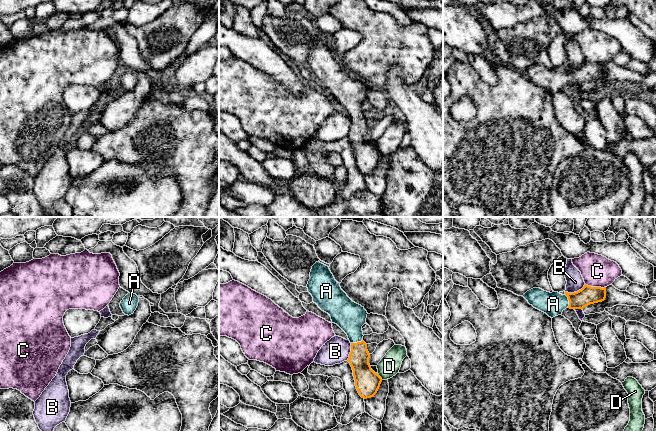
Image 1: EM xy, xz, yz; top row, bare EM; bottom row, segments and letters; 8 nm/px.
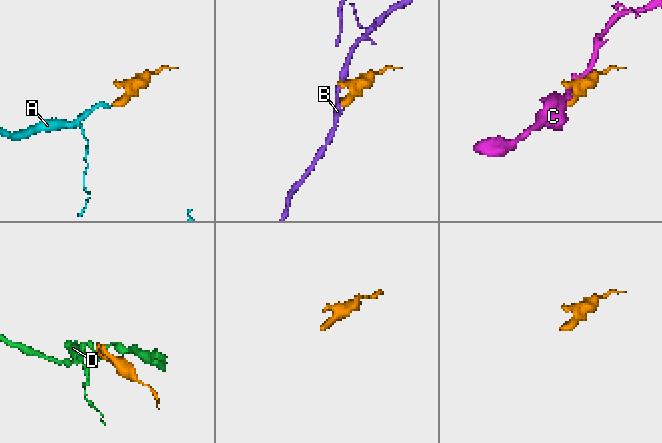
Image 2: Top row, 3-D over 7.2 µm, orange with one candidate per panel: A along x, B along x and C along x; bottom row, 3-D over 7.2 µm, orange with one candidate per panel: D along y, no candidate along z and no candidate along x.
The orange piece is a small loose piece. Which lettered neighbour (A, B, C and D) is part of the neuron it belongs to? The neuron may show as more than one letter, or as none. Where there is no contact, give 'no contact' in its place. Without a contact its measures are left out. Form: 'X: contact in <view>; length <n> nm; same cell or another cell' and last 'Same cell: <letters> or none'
A: contact in yz; length 120 nm; same cell
B: contact in yz; length 180 nm; another cell
C: contact in yz; length 170 nm; another cell
D: contact in xz; length 70 nm; another cell
Same cell: A

